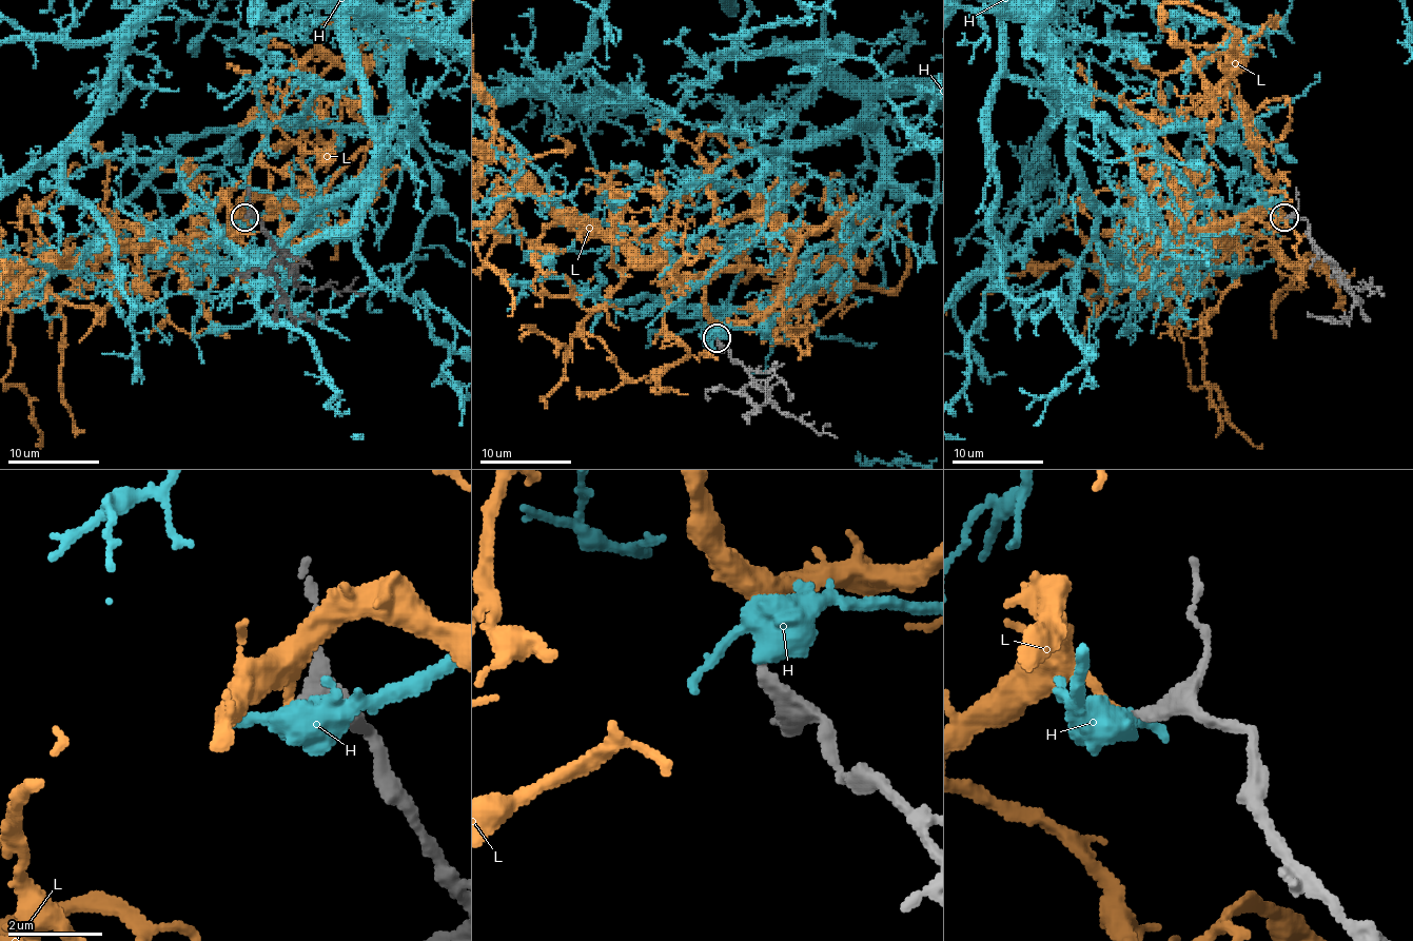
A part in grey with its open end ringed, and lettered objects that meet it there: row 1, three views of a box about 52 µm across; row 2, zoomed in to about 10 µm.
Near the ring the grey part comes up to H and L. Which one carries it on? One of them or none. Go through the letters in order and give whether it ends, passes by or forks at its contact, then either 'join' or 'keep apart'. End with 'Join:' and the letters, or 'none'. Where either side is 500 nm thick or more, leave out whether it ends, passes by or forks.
H: keep apart
L: it ends there; join
Join: L

